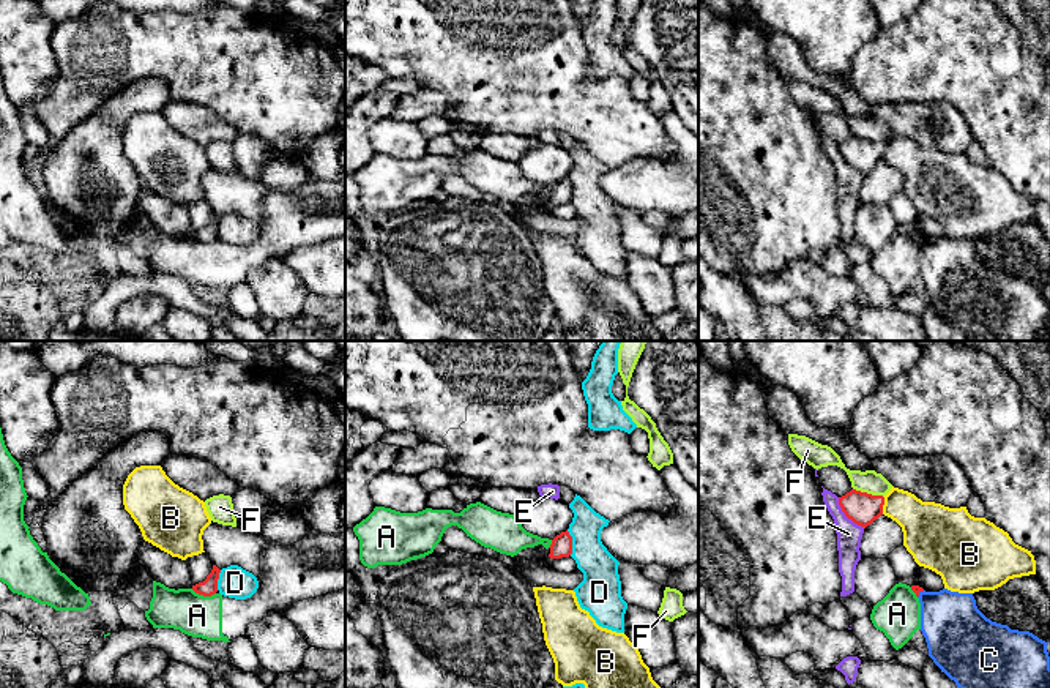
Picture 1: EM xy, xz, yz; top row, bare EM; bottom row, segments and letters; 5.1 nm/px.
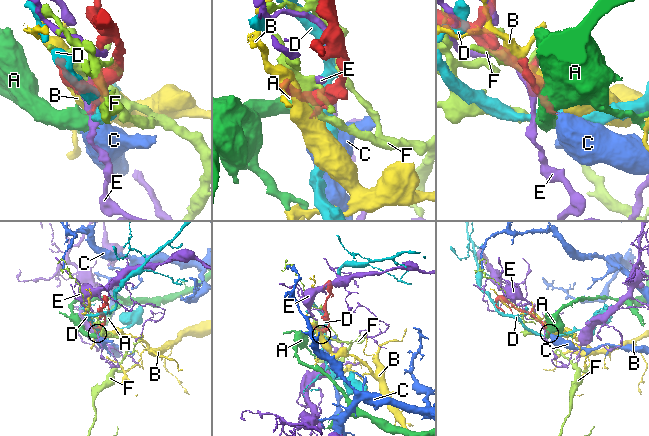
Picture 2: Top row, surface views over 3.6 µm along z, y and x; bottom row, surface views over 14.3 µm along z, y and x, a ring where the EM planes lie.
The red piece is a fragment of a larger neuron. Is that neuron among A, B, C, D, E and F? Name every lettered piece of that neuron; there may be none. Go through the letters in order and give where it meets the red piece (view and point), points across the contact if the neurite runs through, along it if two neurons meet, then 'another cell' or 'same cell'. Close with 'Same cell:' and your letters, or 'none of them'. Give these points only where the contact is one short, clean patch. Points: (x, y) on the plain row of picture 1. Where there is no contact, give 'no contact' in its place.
A: xy (204, 242) | along xy (191, 235), (204, 242), (215, 240) | another cell
B: yz (883, 150) | another cell
C: yz (918, 240) | across yz (916, 235), (918, 240), (953, 272) | same cell
D: xz (571, 190) | another cell
E: yz (847, 163) | another cell
F: yz (869, 141) | along yz (853, 134), (883, 144) | another cell
Same cell: C

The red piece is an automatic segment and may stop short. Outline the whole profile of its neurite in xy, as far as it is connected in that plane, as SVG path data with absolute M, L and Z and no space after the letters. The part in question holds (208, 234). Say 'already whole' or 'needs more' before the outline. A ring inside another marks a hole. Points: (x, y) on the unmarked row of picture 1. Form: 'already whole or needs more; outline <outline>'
already whole; outline M213 211L213 216L207 222L207 226L203 229L192 232L192 237L199 241L203 241L203 243L214 241L218 238L219 219L221 219L221 216L216 211Z

